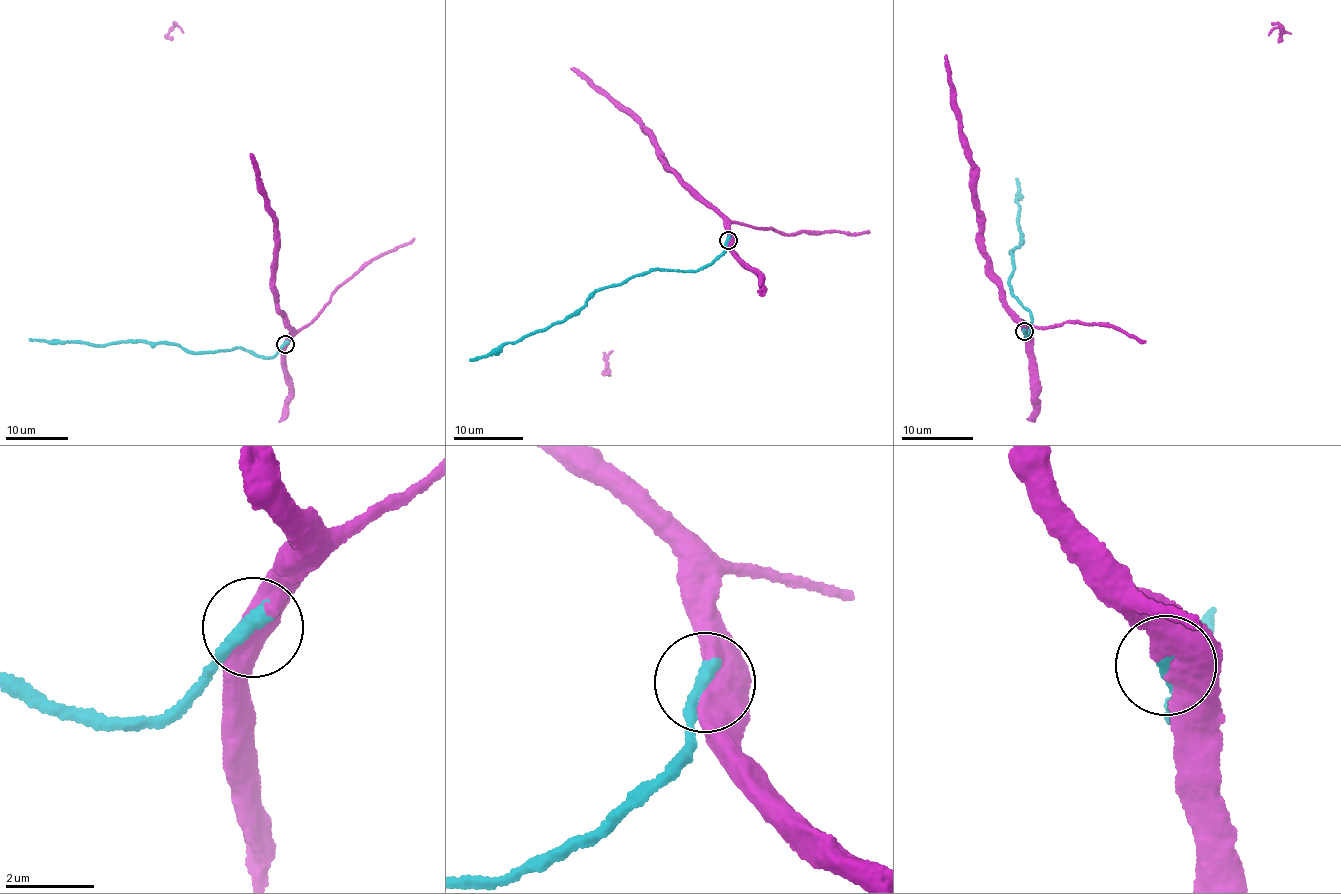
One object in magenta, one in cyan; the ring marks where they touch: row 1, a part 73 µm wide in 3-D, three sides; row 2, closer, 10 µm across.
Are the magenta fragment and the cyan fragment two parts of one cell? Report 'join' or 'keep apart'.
join

